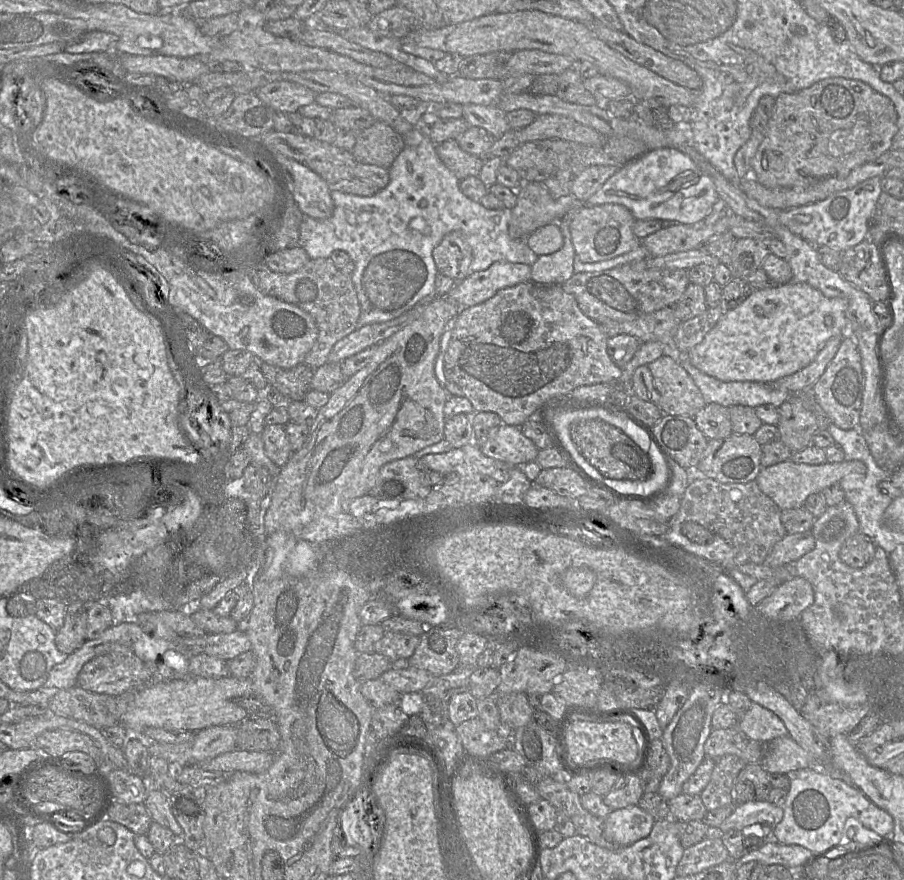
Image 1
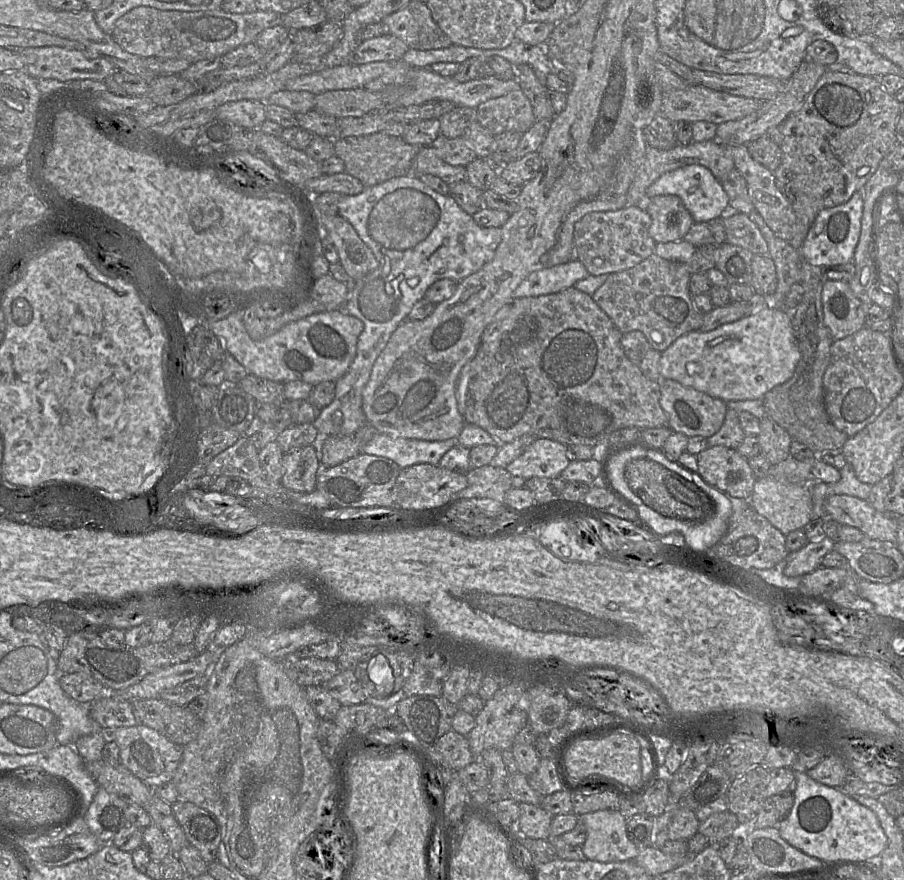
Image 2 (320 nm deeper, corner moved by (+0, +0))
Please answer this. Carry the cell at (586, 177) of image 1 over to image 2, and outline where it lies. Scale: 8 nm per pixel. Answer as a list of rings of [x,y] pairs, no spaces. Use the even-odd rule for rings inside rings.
[[[716,139],[706,142],[692,142],[688,145],[676,145],[669,150],[648,147],[644,161],[638,168],[635,179],[628,190],[628,206],[635,205],[644,210],[651,200],[646,196],[646,190],[651,184],[667,172],[692,164],[706,167],[718,180],[726,178],[726,176],[735,169],[730,151]]]

